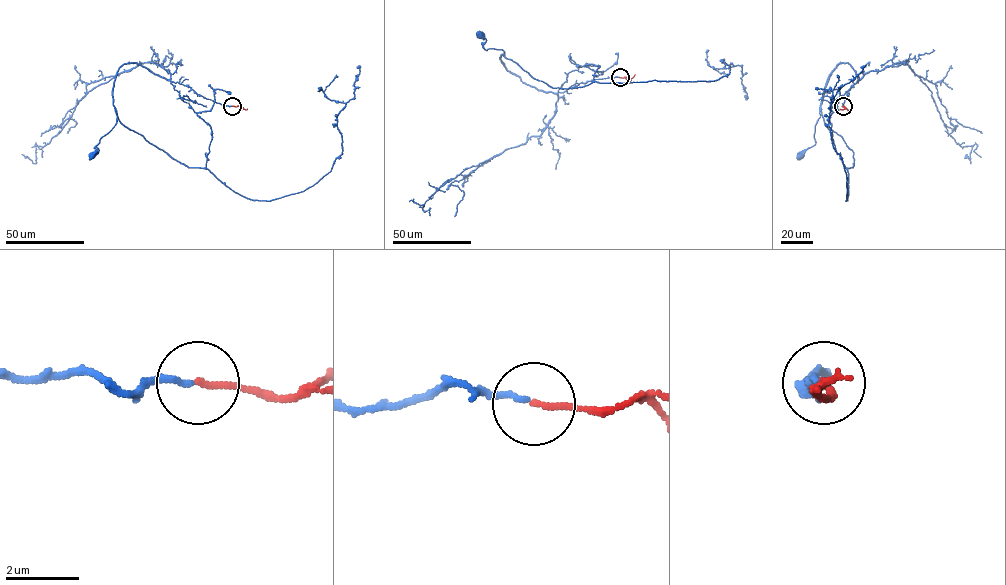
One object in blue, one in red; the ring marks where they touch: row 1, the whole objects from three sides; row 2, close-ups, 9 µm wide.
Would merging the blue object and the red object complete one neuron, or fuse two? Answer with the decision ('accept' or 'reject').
accept

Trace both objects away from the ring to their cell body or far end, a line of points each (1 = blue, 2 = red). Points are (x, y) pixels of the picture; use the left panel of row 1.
1: (232, 106), (204, 98), (135, 63), (124, 63), (112, 88), (117, 121), (92, 155)
2: (232, 106), (247, 108)

